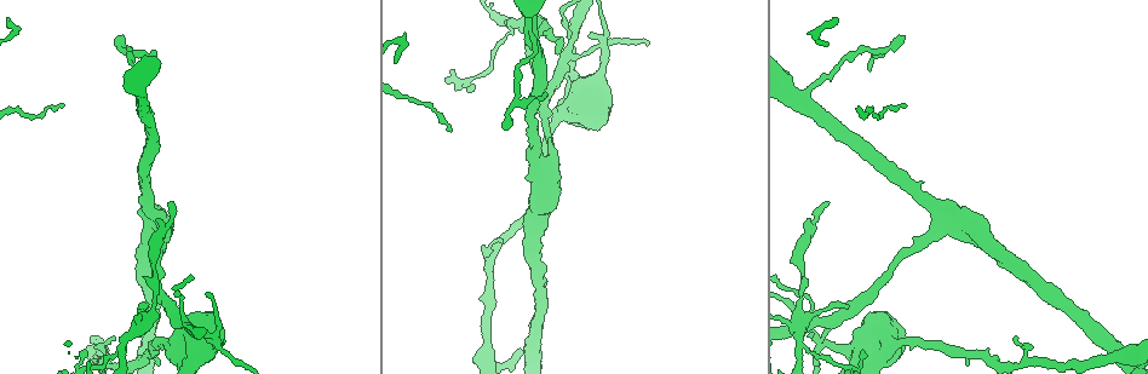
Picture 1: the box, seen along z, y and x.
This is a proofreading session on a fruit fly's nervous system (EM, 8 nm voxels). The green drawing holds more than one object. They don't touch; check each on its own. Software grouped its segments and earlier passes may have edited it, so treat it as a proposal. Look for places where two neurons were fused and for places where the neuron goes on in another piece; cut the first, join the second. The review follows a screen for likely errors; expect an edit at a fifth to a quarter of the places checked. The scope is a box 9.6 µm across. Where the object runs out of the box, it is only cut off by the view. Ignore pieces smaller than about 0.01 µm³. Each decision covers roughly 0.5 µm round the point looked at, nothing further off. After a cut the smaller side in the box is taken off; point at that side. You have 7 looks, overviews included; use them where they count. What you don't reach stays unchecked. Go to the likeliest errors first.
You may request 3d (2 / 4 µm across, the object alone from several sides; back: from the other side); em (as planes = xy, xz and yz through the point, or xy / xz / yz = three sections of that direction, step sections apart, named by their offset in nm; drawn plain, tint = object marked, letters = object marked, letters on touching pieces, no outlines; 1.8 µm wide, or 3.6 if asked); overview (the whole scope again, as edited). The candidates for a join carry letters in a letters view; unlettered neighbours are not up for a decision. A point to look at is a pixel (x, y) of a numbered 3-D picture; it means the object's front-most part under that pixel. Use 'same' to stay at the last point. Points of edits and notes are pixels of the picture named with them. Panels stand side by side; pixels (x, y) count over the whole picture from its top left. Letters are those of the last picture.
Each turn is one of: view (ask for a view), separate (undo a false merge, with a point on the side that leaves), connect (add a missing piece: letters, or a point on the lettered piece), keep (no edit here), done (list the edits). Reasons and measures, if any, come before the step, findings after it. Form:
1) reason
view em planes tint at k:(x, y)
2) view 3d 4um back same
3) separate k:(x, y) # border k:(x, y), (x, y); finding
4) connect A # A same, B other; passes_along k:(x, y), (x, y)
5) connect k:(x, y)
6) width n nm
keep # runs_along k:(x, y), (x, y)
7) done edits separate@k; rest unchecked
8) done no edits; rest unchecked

small branch off a trunk
view 3d 4um at 1:(802, 344)

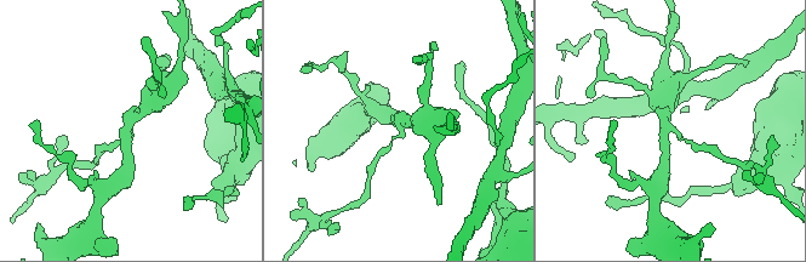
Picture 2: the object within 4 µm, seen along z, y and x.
shape alone is not enough
view em planes tint at 2:(398, 123)

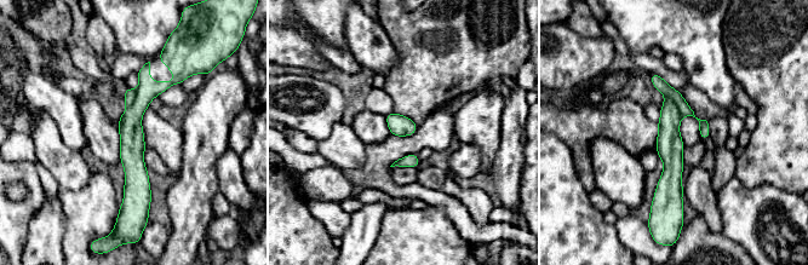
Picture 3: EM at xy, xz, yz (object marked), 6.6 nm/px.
view em planes letters same

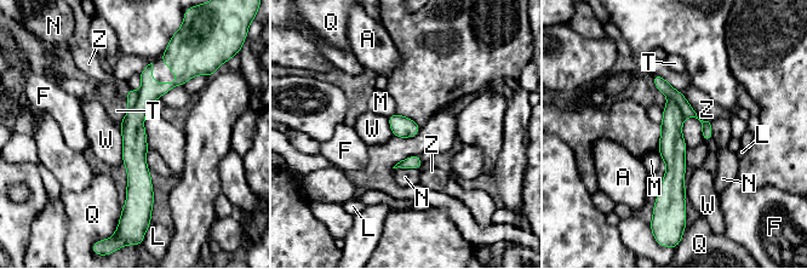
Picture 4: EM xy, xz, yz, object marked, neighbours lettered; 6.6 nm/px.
width 140 nm
separate 4:(662, 85) # A other, F other, L other, M other, N other, Q other, T other, W other, Z other; border 4:(668, 97), (676, 103), (685, 118); a second neuron is stuck on

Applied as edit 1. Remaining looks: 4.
view overview

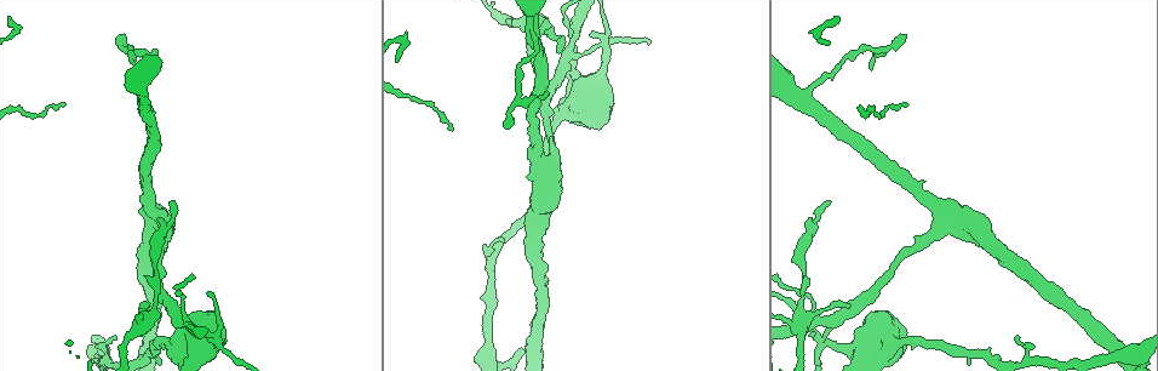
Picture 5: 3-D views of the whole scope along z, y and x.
an open end
view em 3.6um planes plain at 5:(559, 49)

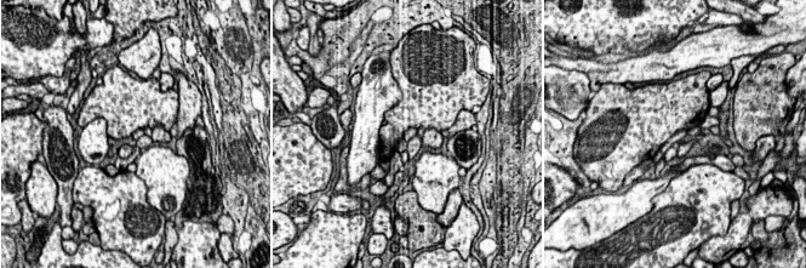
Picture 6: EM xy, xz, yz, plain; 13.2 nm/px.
see the neighbours
view em 3.6um planes letters same

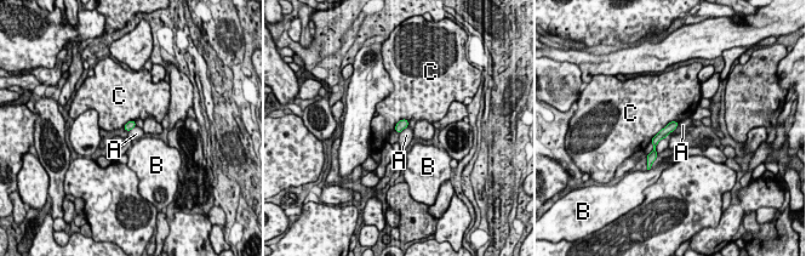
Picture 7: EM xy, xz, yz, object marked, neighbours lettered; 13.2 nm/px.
keep # A other, B other, C other; runs_along 7:(674, 124), (655, 141), (650, 155); none of them fits

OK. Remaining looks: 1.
done edits separate@4; rest unchecked

